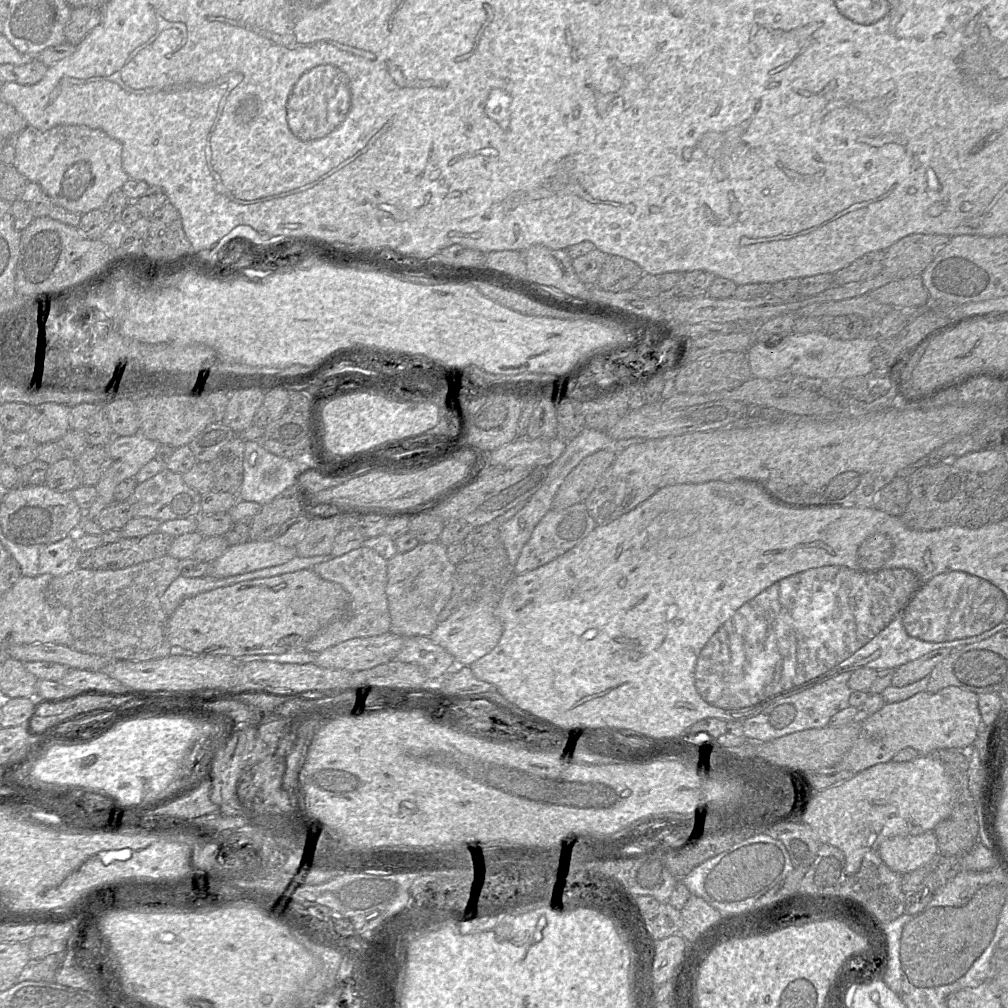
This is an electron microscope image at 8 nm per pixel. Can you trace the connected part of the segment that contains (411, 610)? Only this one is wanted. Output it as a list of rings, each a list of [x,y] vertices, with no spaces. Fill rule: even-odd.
[[[439,541],[420,543],[405,553],[396,553],[387,560],[386,595],[391,618],[391,633],[402,637],[429,637],[438,625],[438,616],[451,598],[454,587],[454,565],[447,556],[447,547]]]

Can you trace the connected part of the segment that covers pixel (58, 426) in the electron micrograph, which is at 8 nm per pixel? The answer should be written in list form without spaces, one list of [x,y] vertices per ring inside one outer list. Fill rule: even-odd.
[[[55,402],[31,406],[23,431],[39,444],[58,441],[71,429],[71,408]]]

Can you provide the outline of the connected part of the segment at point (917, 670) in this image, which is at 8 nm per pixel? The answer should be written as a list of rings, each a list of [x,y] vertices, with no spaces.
[[[942,648],[929,652],[922,657],[905,663],[895,669],[891,685],[904,687],[929,675],[933,668],[950,655],[954,648]]]

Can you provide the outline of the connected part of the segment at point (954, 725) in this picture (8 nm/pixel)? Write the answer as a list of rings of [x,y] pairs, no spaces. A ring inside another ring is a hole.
[[[949,686],[936,693],[919,692],[912,697],[895,703],[886,703],[879,711],[861,720],[861,732],[851,749],[836,765],[858,773],[874,765],[889,762],[902,749],[911,747],[919,755],[928,755],[937,749],[969,749],[981,732],[981,714],[977,693],[960,687]]]

